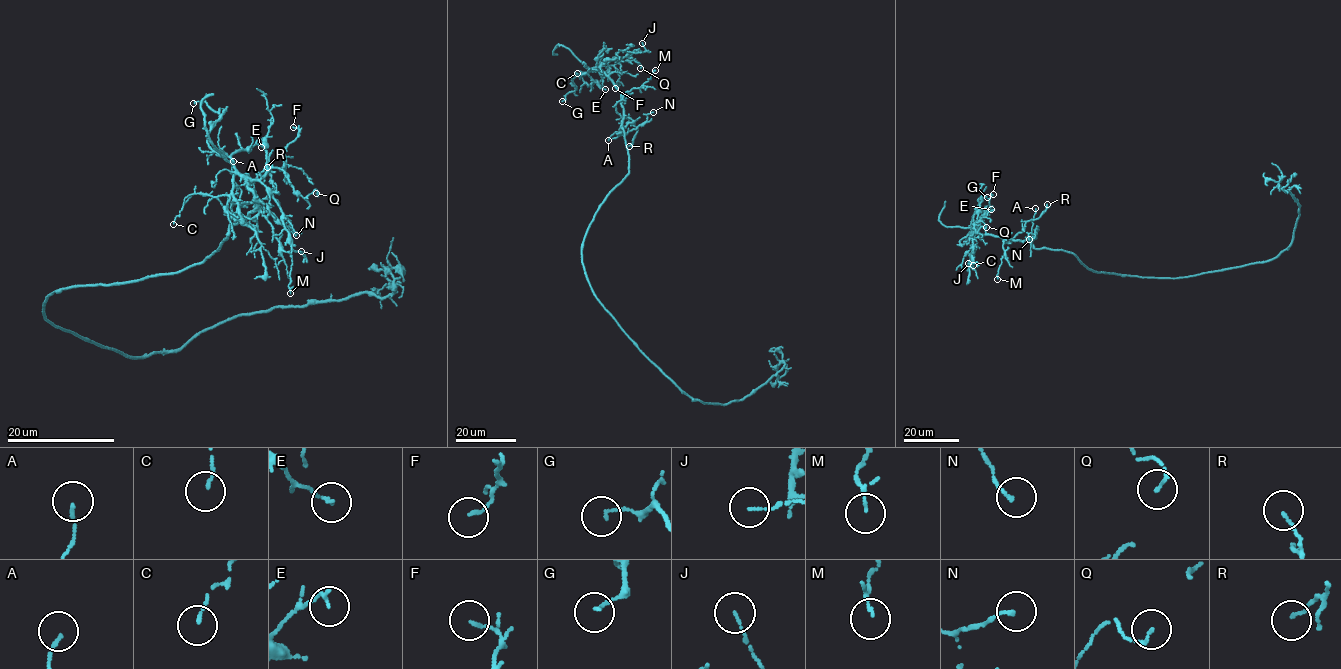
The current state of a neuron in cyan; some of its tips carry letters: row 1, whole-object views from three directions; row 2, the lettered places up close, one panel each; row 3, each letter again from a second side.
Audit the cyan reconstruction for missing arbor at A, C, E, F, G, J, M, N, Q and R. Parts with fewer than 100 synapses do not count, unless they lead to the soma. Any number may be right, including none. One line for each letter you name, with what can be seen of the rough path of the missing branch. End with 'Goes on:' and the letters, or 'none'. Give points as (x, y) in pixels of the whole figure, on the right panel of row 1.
Goes on: none

